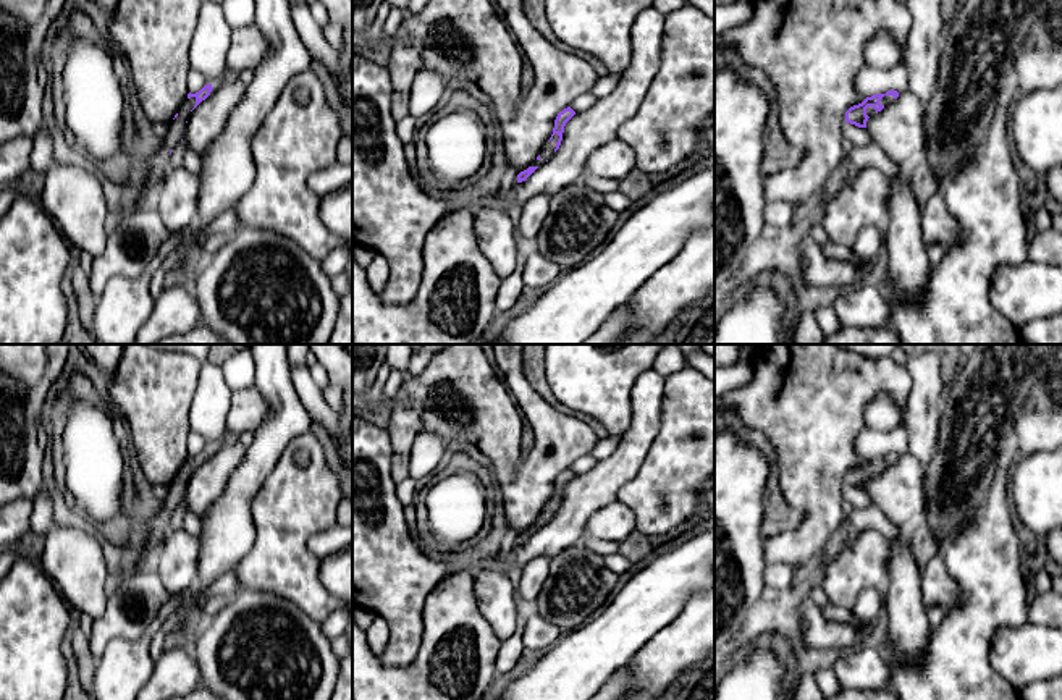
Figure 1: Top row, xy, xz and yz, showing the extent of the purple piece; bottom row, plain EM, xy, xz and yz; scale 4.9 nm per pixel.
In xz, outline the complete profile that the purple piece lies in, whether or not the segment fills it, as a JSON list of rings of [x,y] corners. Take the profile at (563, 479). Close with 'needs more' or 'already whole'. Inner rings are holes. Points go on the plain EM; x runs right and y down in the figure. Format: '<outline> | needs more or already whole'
[[[571,469],[558,475],[554,482],[553,496],[548,506],[542,511],[540,517],[537,519],[533,525],[527,532],[517,537],[517,545],[525,543],[540,527],[548,524],[548,521],[559,511],[561,503],[563,503],[564,488],[574,477],[575,474]]] | needs more

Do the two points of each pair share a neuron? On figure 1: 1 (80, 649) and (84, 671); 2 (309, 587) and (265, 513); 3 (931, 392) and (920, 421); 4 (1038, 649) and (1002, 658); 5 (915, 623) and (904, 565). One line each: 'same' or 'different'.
1: same
2: same
3: same
4: same
5: same

